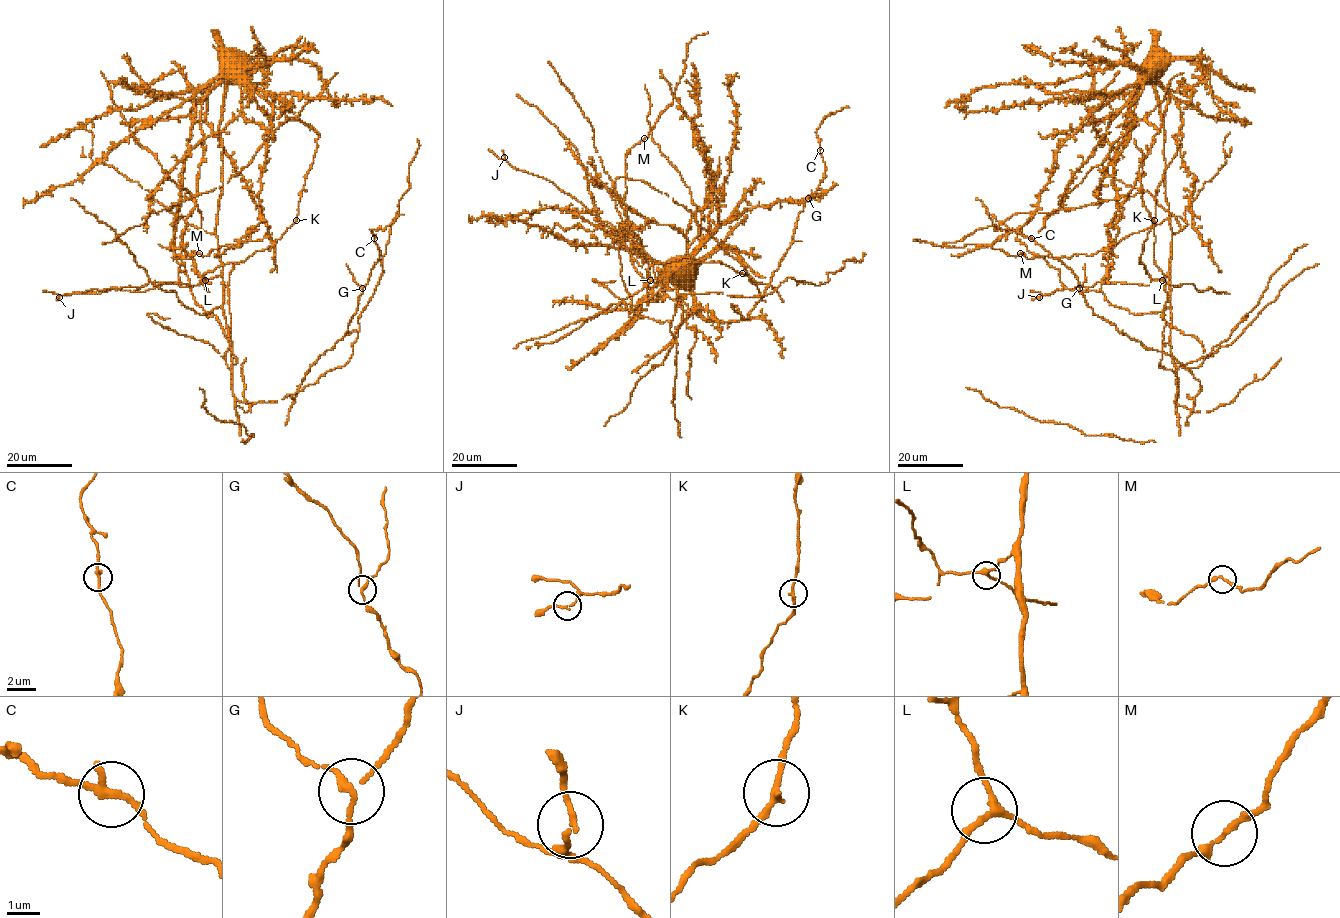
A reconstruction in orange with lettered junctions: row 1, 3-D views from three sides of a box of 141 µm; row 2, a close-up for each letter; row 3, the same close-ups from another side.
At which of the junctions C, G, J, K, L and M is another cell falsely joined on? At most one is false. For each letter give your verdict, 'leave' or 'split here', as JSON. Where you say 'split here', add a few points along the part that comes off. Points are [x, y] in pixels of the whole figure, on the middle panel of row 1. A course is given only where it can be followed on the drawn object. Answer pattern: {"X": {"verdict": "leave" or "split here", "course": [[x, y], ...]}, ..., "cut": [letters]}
{"C": {"verdict": "leave"}, "G": {"verdict": "split here", "course": [[808, 198], [799, 204], [792, 203]]}, "J": {"verdict": "leave"}, "K": {"verdict": "leave"}, "L": {"verdict": "leave"}, "M": {"verdict": "leave"}, "cut": ["G"]}

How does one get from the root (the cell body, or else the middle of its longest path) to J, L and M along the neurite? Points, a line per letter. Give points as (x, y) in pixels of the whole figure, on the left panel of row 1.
J: (237, 70), (245, 75), (226, 86), (220, 122), (222, 272), (196, 285), (150, 281), (59, 297)
L: (237, 70), (242, 66), (245, 75), (226, 86), (220, 122), (222, 194), (215, 235), (222, 272), (205, 280)
M: (237, 70), (241, 64), (229, 66), (194, 97), (173, 245), (182, 250), (179, 258), (199, 253)

